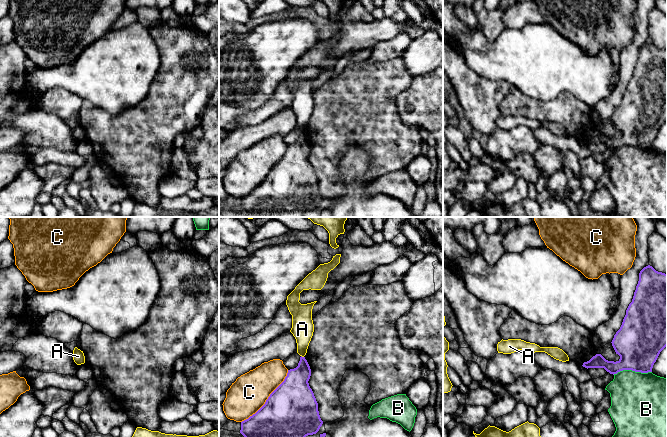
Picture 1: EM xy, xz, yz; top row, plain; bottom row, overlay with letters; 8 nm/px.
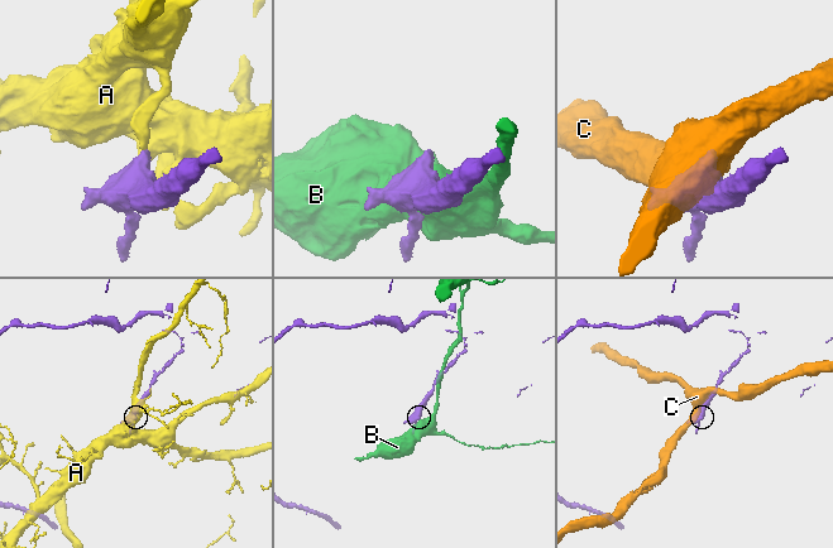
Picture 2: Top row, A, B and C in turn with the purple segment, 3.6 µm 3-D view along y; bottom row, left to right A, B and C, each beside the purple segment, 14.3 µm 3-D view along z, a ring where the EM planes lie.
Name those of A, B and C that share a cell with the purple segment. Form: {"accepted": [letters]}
{"accepted": []}

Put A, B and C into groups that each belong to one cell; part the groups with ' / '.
A / B / C

